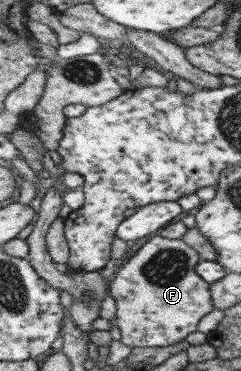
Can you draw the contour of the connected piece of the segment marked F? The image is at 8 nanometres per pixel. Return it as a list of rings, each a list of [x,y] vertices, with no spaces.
[[[156,235],[120,266],[111,278],[110,296],[116,301],[118,312],[115,325],[120,329],[121,340],[126,346],[130,348],[172,346],[185,341],[187,335],[197,331],[199,321],[215,308],[212,284],[205,281],[196,270],[201,260],[203,259],[200,253],[188,242]]]

